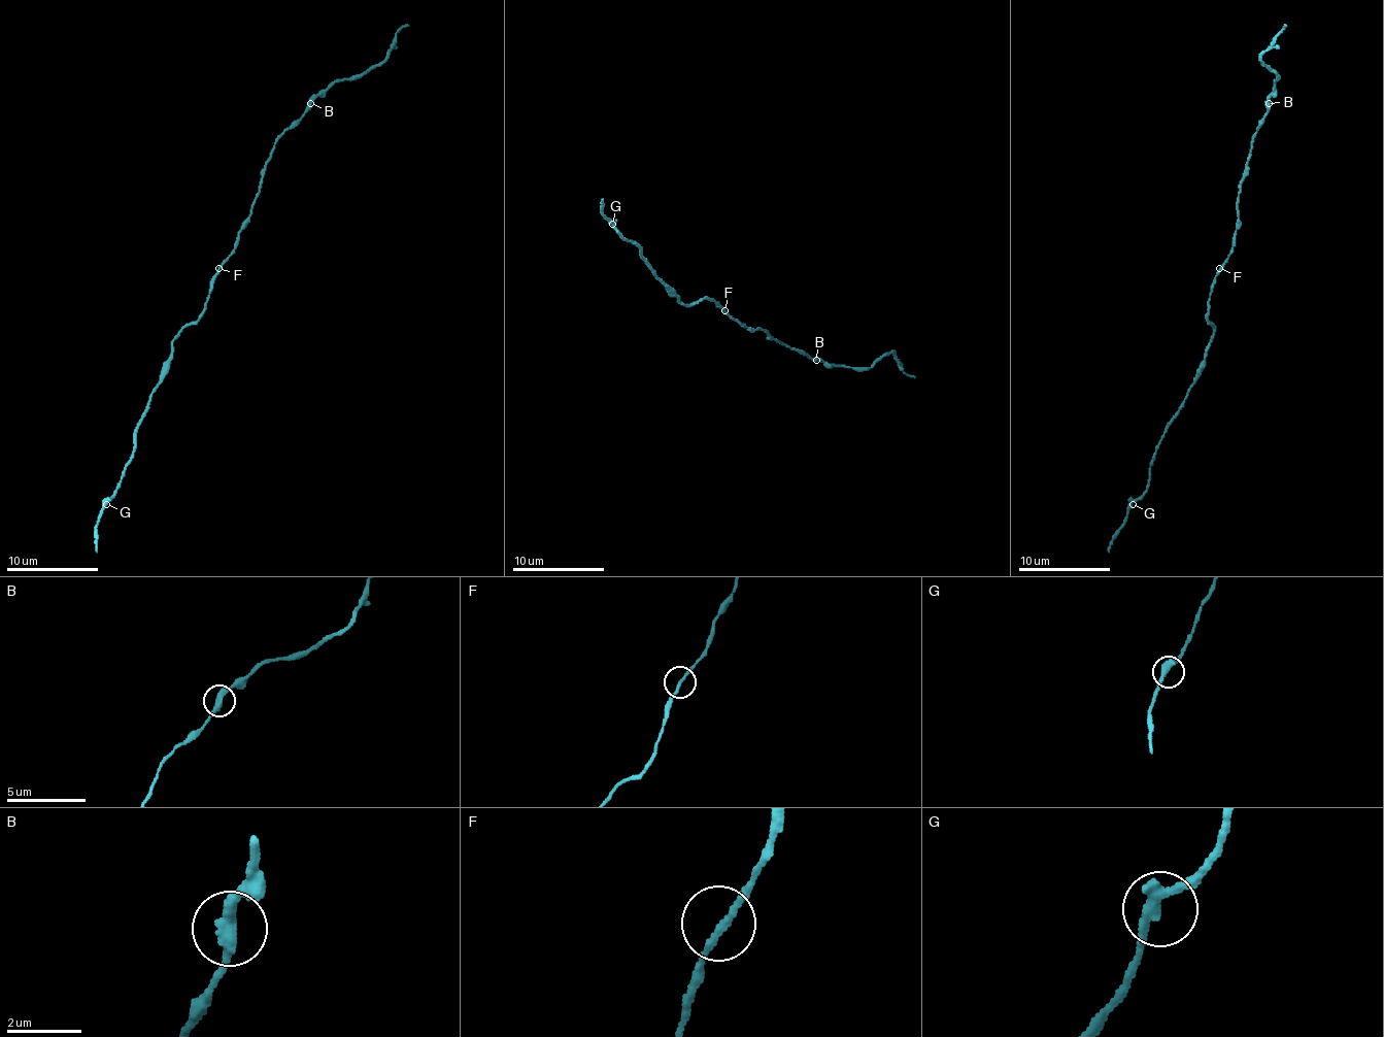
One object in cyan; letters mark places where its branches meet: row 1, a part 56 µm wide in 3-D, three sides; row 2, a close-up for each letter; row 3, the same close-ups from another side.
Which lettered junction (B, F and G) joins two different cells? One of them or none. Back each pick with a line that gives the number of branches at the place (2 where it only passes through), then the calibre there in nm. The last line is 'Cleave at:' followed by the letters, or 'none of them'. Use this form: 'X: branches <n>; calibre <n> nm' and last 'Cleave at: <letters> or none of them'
Cleave at: none of them

